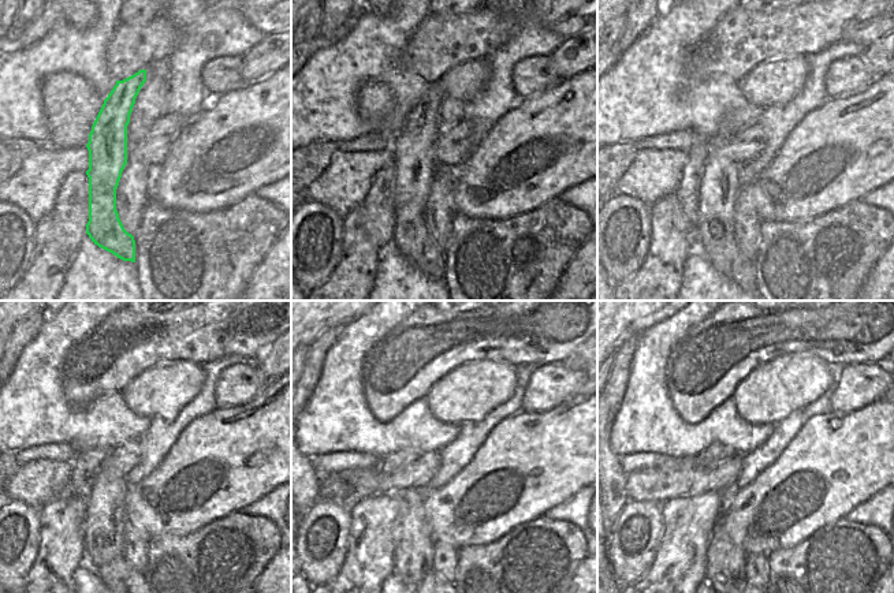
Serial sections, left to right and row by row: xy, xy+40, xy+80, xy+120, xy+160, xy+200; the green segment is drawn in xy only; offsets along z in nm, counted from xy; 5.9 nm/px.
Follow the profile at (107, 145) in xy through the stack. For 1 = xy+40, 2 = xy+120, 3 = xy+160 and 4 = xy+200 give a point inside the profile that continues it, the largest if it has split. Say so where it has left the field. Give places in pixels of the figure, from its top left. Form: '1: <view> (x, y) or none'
1: xy+40 (413, 146)
2: xy+120 (104, 526)
3: xy+160 (413, 544)
4: xy+200 (725, 560)

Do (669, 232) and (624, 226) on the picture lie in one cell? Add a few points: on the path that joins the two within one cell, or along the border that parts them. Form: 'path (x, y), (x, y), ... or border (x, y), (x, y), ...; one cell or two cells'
border (649, 207), (651, 234), (644, 261); two cells

